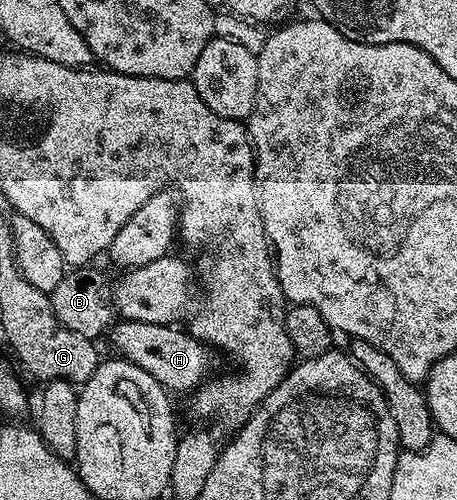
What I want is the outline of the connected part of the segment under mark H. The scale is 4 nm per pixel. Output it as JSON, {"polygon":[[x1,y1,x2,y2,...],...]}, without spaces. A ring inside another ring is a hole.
{"polygon":[[119,320,112,325,109,339,115,345,116,355,122,356,137,368,145,368,145,372,149,372,149,376,153,376,153,380,160,382,167,391,187,396,208,381,212,373,212,351,206,342,194,338,186,329,179,328,175,324,162,326]]}

